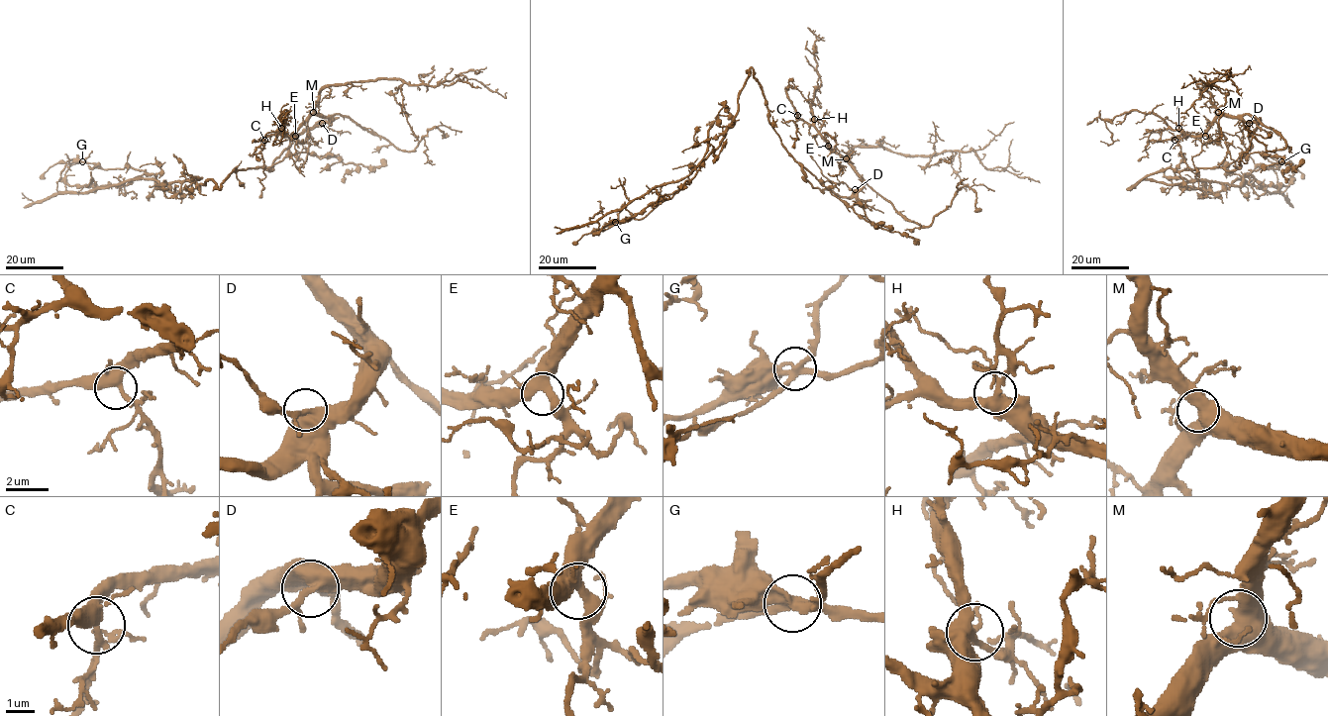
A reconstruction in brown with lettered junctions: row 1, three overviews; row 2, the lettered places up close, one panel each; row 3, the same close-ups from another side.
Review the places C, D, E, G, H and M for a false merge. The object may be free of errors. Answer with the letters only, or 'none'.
G

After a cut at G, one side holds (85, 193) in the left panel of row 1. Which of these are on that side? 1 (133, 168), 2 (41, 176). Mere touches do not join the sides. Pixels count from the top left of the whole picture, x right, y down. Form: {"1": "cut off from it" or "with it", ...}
{"1": "cut off from it", "2": "cut off from it"}

